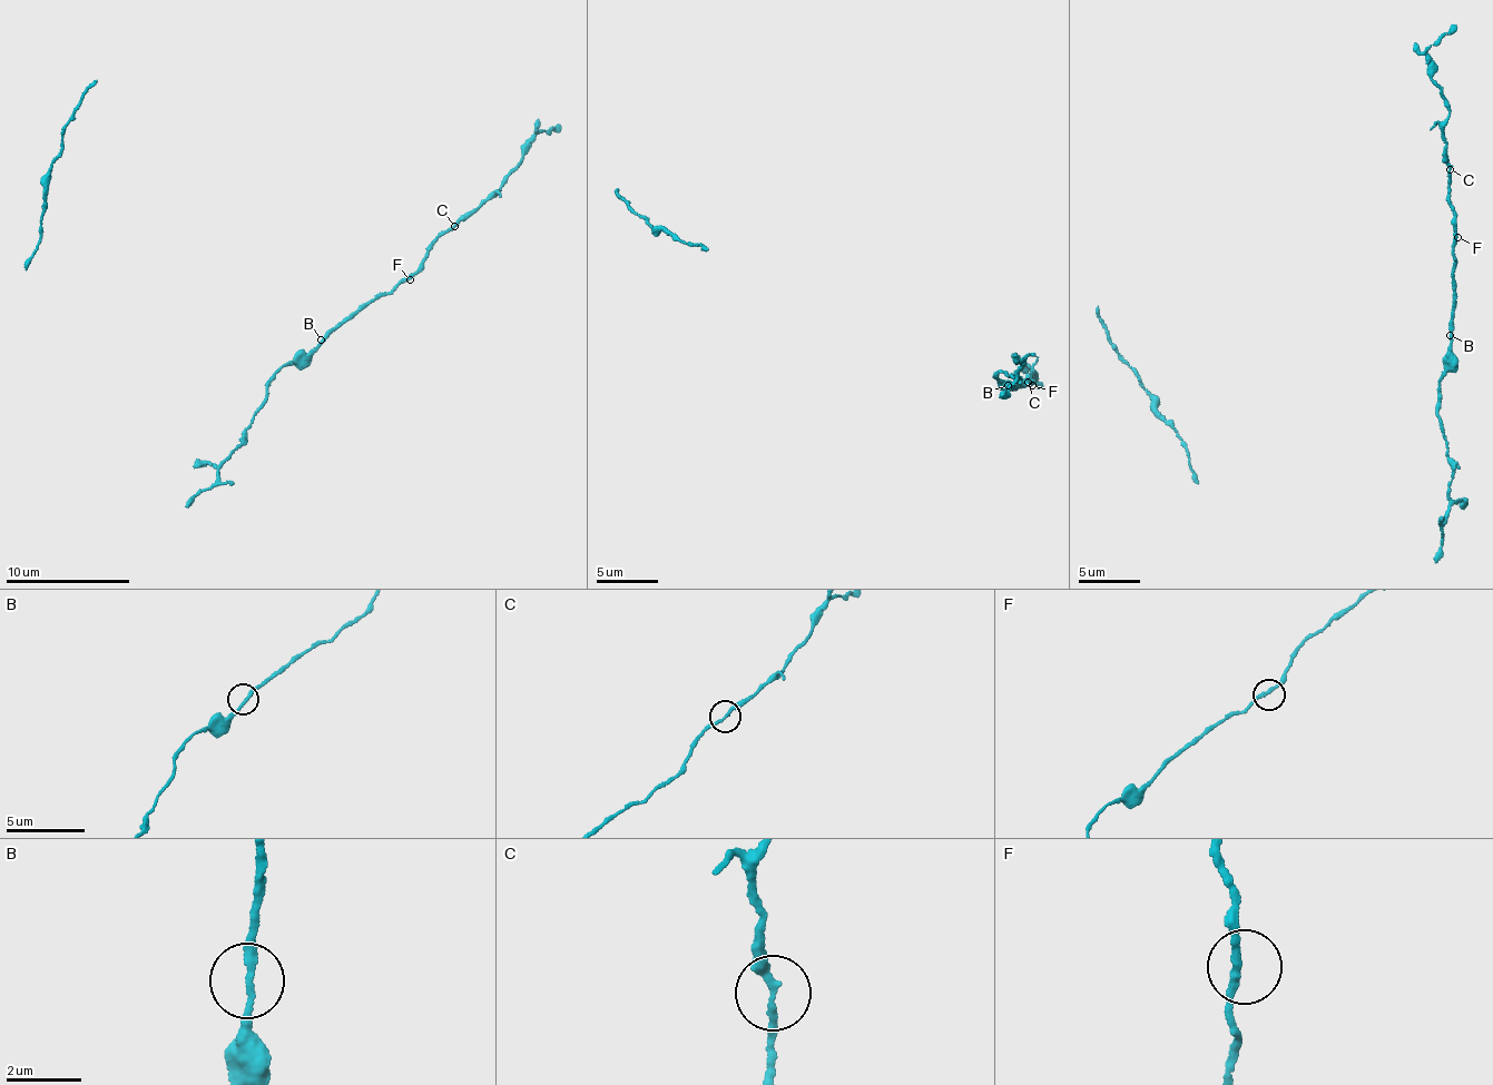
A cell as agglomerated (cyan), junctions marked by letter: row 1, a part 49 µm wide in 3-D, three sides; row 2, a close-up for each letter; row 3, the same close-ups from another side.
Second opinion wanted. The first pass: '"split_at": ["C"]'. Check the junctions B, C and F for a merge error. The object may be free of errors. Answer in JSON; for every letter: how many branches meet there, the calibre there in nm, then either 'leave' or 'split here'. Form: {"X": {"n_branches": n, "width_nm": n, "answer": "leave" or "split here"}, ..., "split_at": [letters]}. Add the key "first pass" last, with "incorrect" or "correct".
{"B": {"n_branches": 2, "width_nm": 200, "answer": "leave"}, "C": {"n_branches": 2, "width_nm": 200, "answer": "split here"}, "F": {"n_branches": 2, "width_nm": 200, "answer": "leave"}, "split_at": ["C"], "first pass": "correct"}

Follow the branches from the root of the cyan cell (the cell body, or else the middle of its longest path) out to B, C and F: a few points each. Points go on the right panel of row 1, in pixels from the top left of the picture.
B: (1443, 519), (1447, 515), (1452, 474), (1446, 435), (1439, 417), (1437, 398), (1439, 382), (1451, 361), (1450, 335)
C: (1443, 519), (1452, 474), (1437, 398), (1439, 382), (1451, 361), (1449, 346), (1457, 296), (1450, 169)
F: (1443, 519), (1452, 474), (1437, 398), (1439, 382), (1451, 361), (1449, 346), (1457, 296), (1453, 250), (1457, 237)

